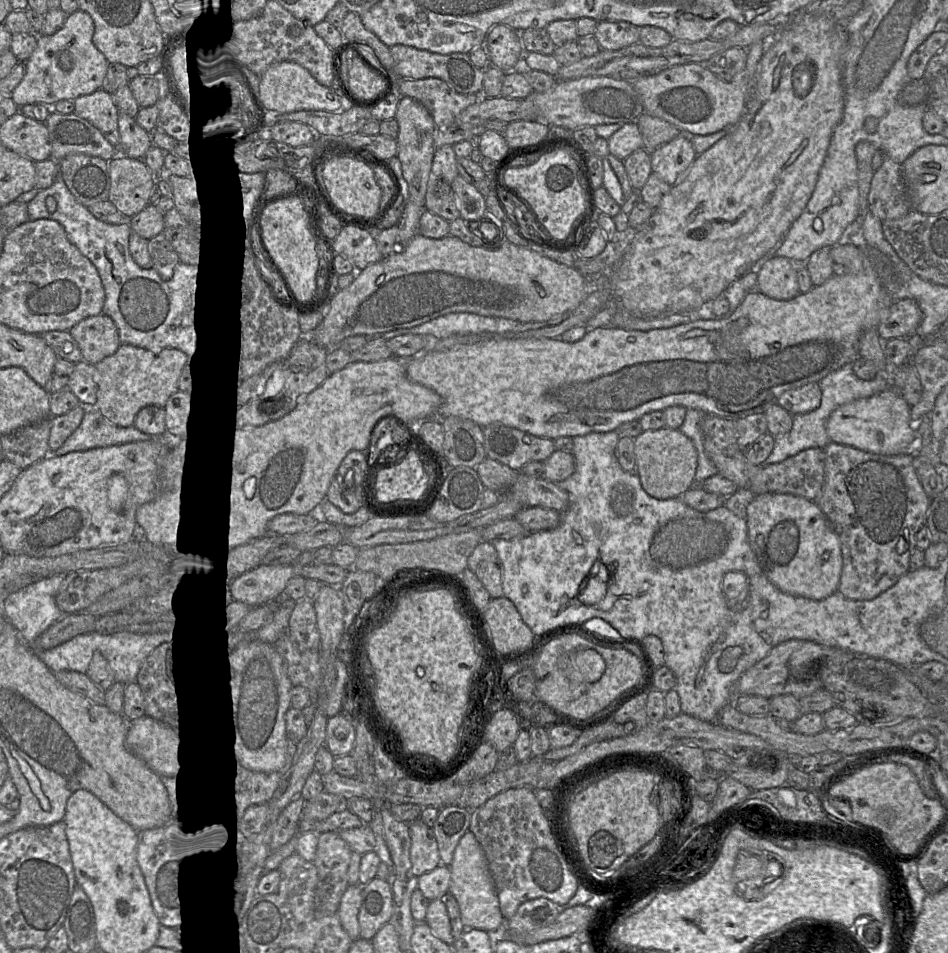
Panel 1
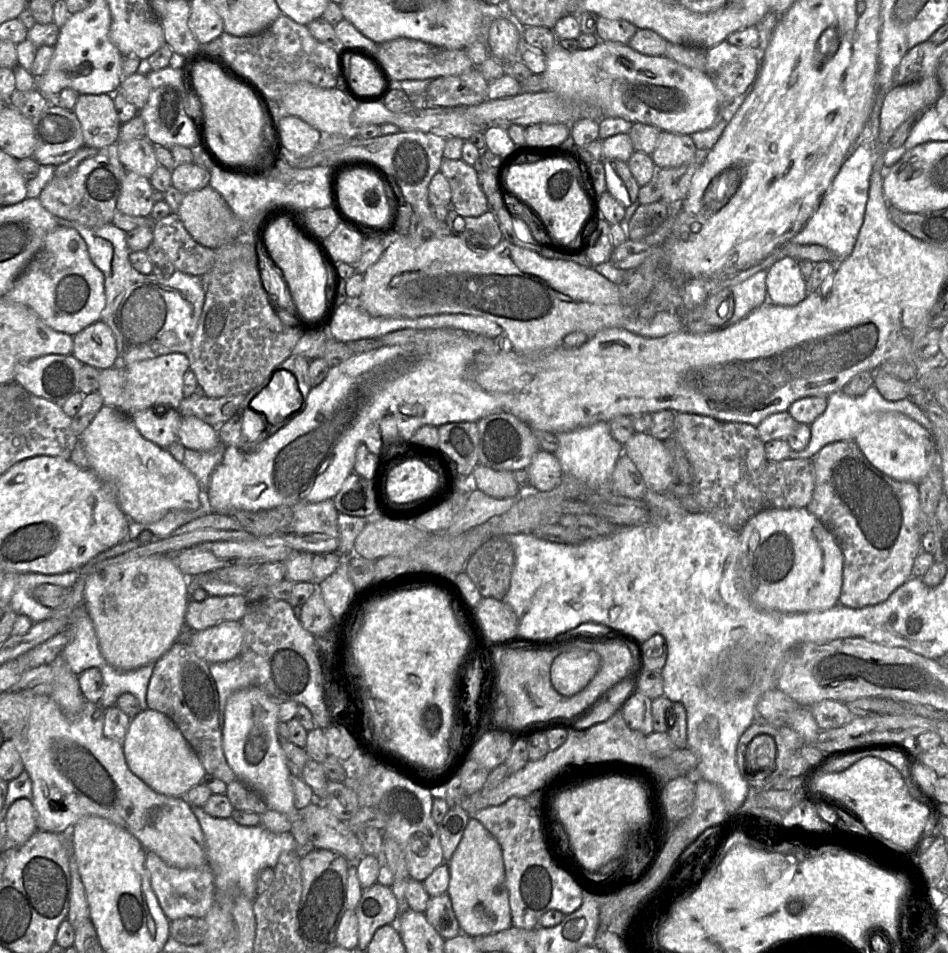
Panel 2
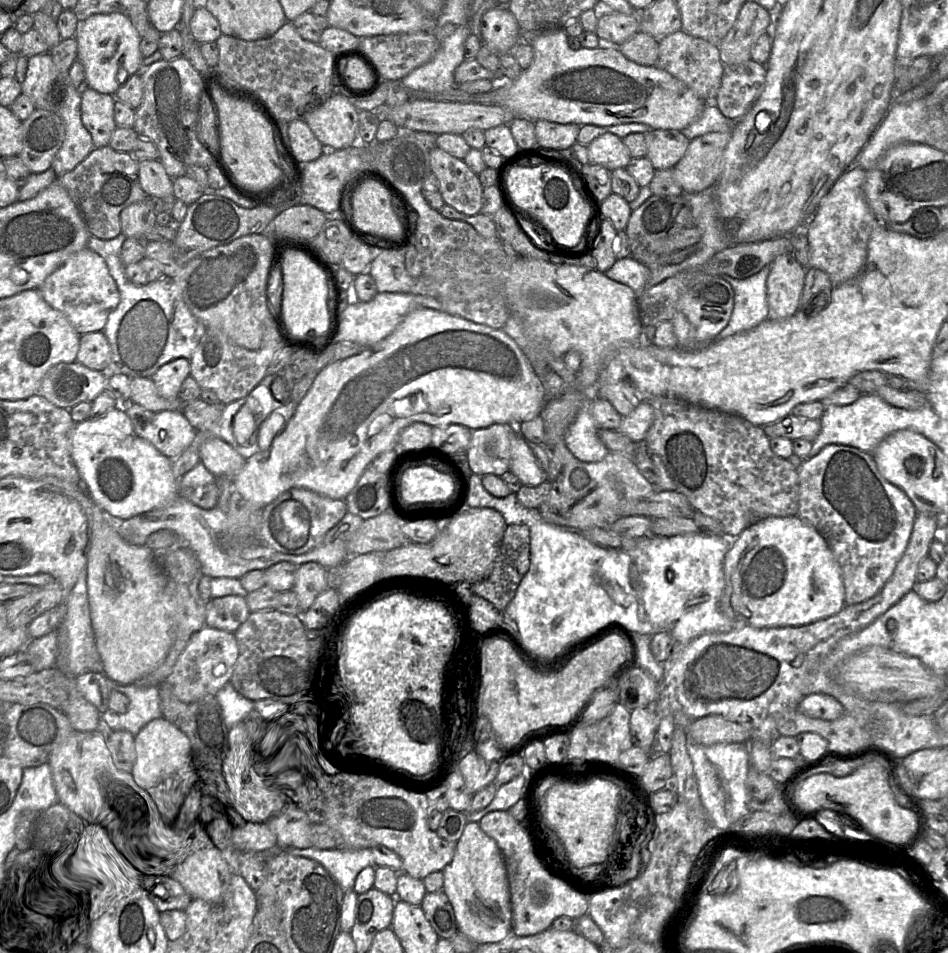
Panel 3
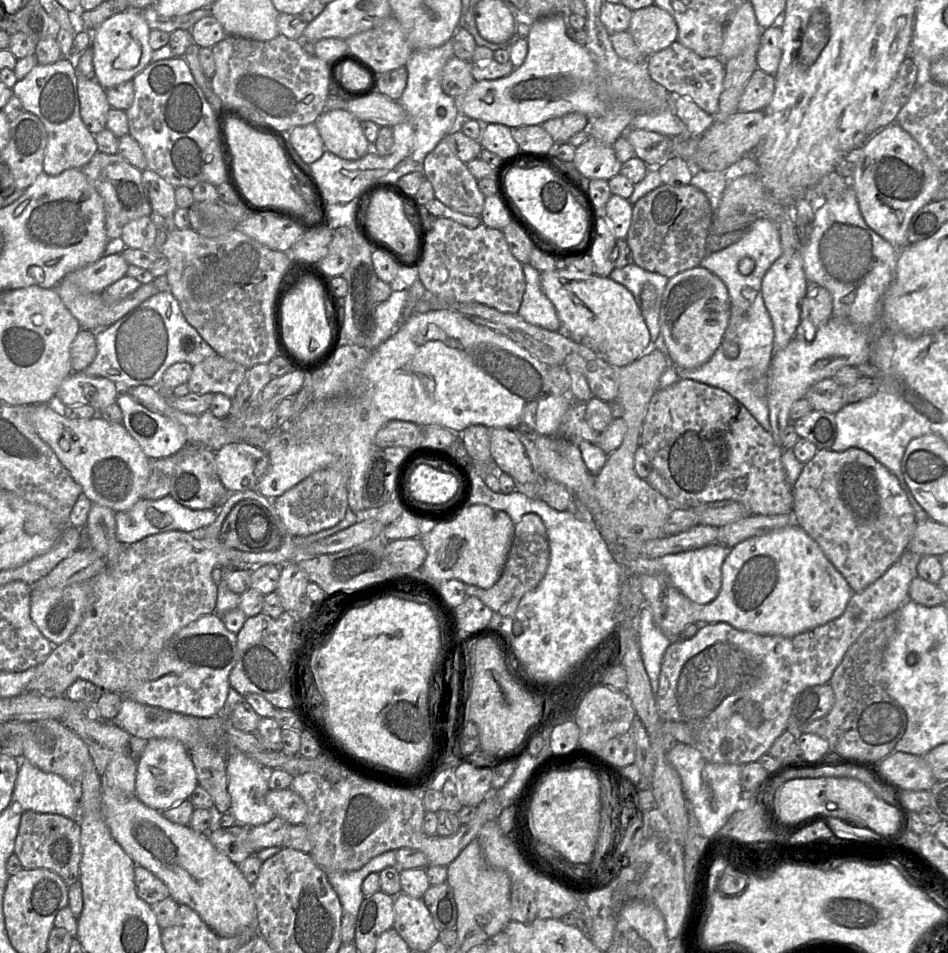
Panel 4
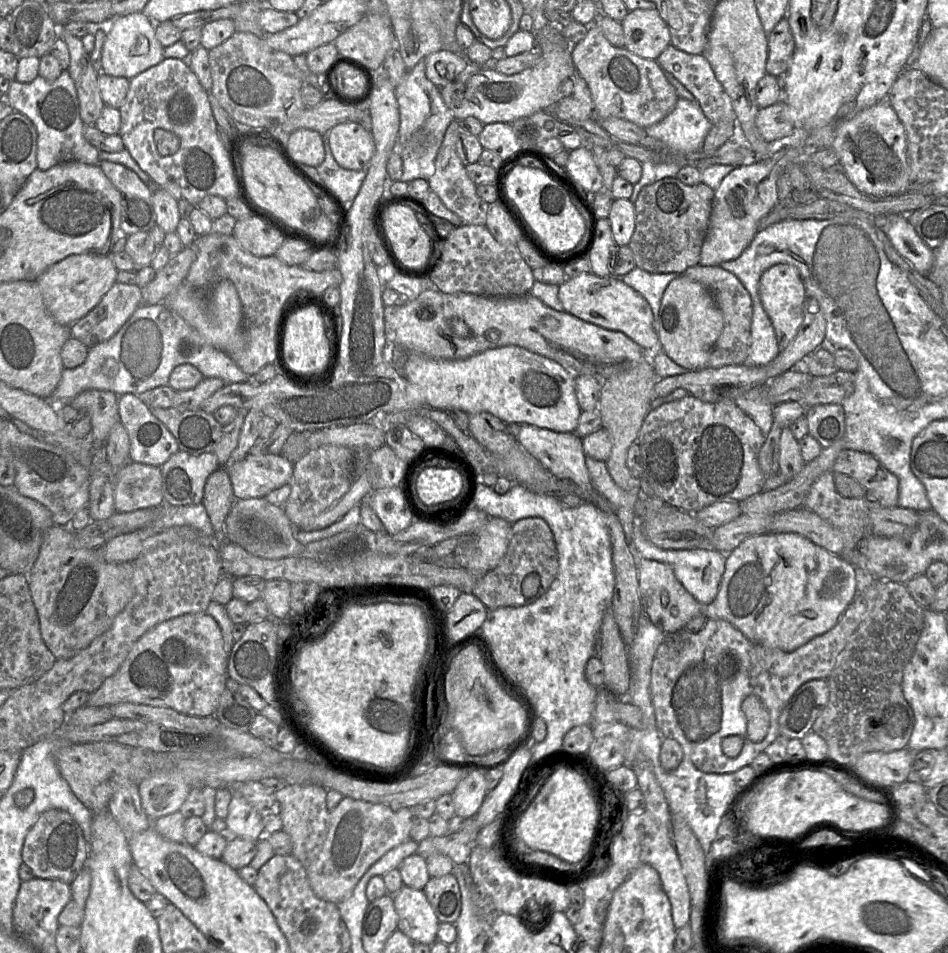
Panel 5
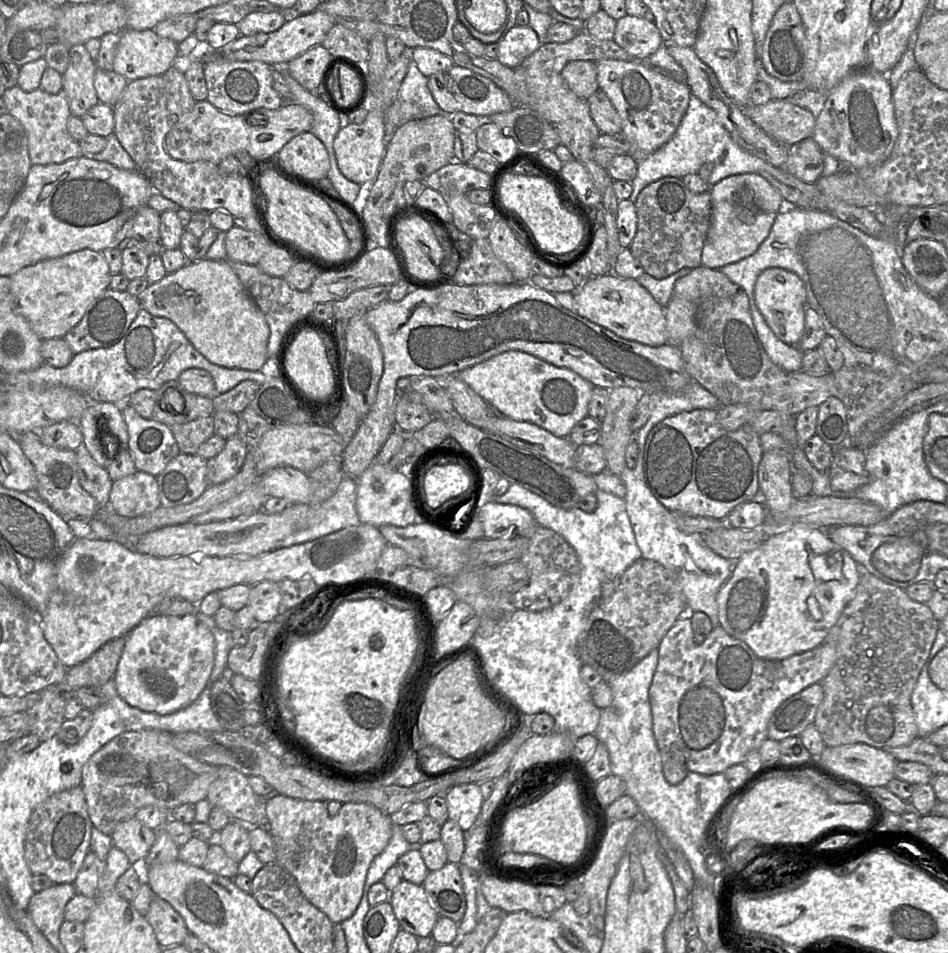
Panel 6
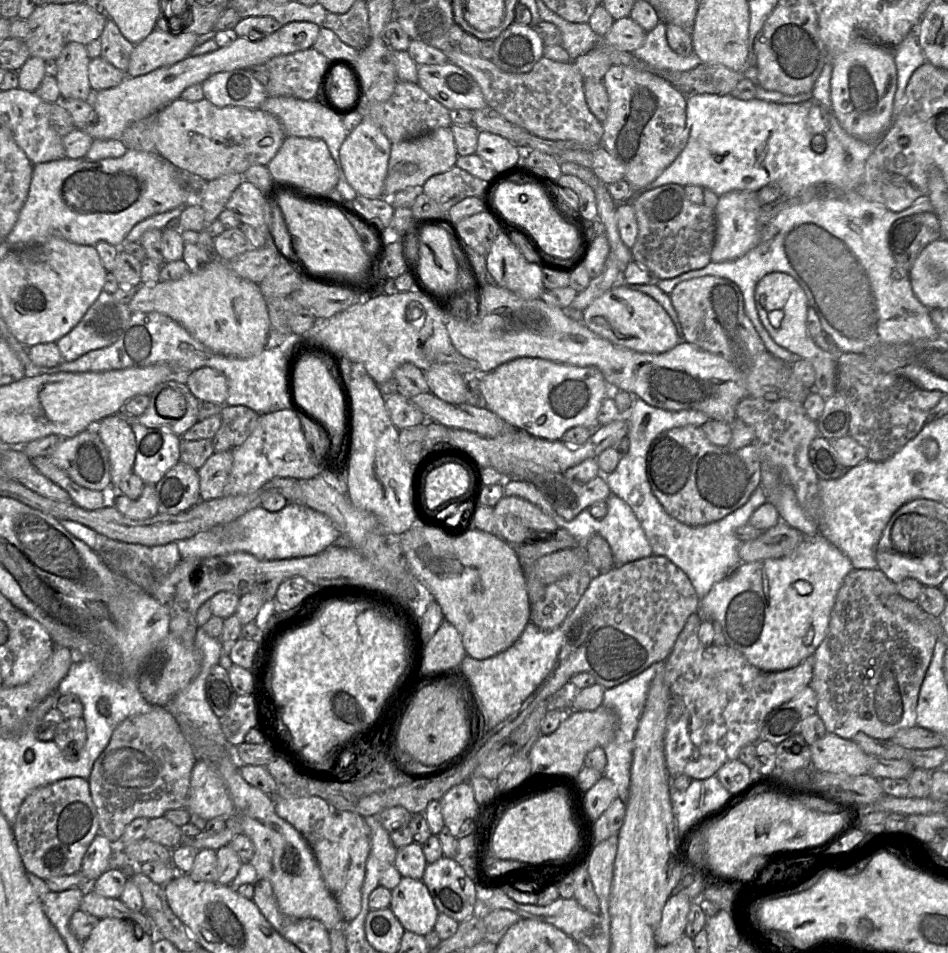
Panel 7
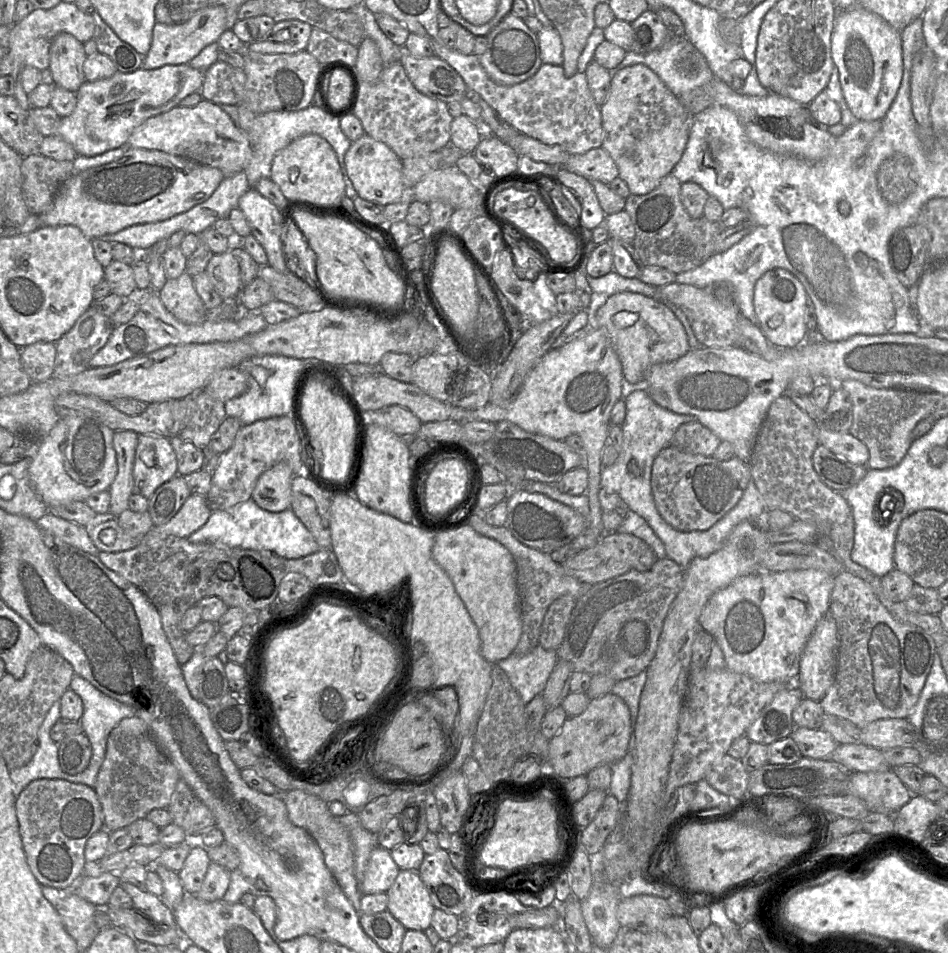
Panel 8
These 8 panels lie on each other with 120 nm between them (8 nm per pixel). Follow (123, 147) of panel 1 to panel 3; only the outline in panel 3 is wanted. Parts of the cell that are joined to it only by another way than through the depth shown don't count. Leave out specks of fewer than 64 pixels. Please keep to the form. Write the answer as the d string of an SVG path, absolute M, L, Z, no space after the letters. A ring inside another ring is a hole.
M144 160L138 162L139 183L149 197L164 199L173 194L173 179L171 179L159 160Z

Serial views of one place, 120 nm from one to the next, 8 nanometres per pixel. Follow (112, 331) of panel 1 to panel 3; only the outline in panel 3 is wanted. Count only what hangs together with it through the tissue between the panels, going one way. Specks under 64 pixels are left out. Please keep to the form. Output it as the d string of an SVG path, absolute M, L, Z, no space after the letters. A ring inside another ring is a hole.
M102 331L80 335L76 361L92 370L102 371L110 360L110 345Z

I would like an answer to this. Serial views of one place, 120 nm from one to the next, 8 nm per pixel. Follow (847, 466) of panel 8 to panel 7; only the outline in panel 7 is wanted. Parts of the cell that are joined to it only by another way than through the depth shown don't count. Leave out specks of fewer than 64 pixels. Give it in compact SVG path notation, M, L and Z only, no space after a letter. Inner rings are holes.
M817 436L809 445L809 460L819 479L832 480L842 477L847 468L840 462L829 441Z

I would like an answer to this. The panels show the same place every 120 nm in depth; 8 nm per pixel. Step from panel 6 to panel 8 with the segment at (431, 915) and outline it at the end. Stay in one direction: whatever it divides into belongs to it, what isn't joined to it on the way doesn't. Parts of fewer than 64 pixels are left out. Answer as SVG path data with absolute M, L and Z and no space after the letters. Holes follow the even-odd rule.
M400 870L386 894L387 910L406 930L425 931L431 926L435 907L418 871Z

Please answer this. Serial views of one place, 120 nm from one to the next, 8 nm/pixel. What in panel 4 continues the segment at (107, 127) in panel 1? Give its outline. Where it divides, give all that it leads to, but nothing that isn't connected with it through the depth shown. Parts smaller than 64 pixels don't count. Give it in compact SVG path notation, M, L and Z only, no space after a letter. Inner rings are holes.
M77 72L77 92L79 99L80 117L92 135L106 128L107 114L111 108L104 89L95 79L88 79Z

